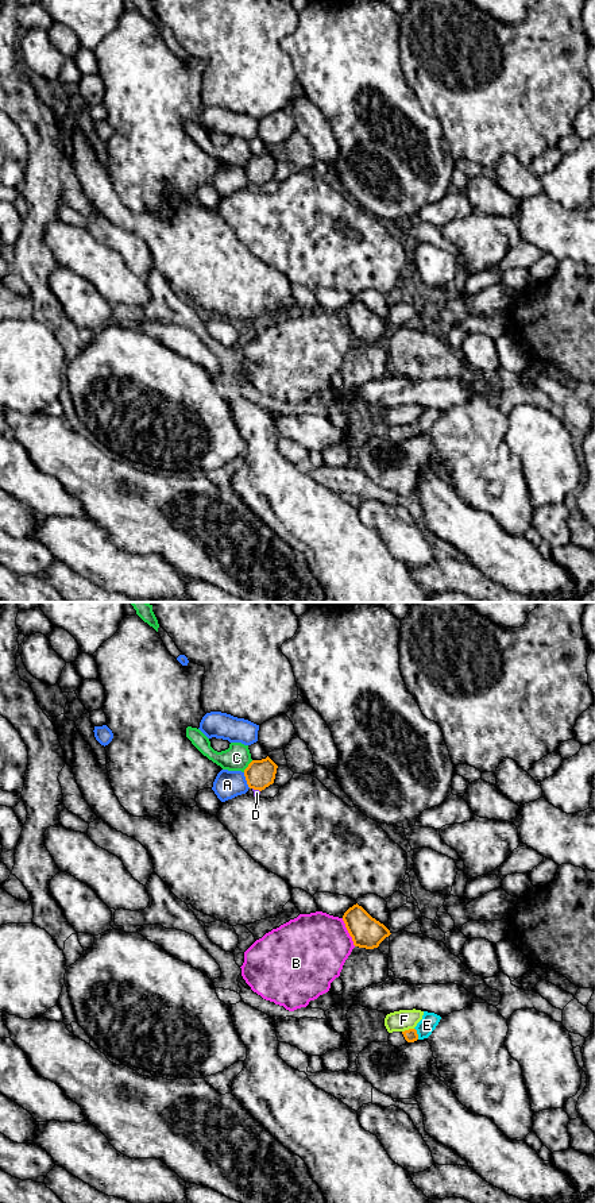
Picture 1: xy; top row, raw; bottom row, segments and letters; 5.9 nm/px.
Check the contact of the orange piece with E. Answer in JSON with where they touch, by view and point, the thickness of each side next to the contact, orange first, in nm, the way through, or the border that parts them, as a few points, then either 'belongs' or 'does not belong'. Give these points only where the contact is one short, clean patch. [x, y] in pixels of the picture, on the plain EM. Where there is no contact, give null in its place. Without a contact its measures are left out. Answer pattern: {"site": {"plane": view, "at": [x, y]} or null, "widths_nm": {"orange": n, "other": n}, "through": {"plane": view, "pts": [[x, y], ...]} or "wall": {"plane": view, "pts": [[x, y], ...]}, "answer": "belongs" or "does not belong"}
{"site": {"plane": "xy", "at": [416, 428]}, "widths_nm": {"orange": 80, "other": 100}, "through": {"plane": "xy", "pts": [[410, 431], [416, 428], [427, 420]]}, "answer": "belongs"}

